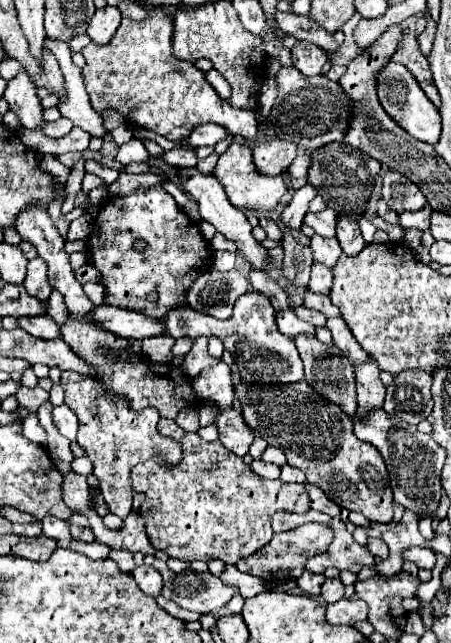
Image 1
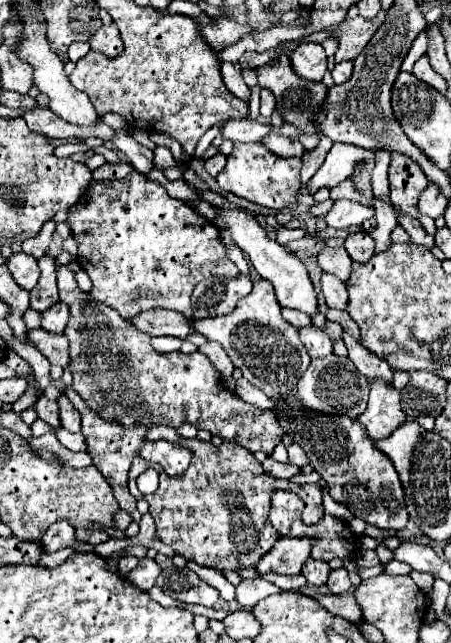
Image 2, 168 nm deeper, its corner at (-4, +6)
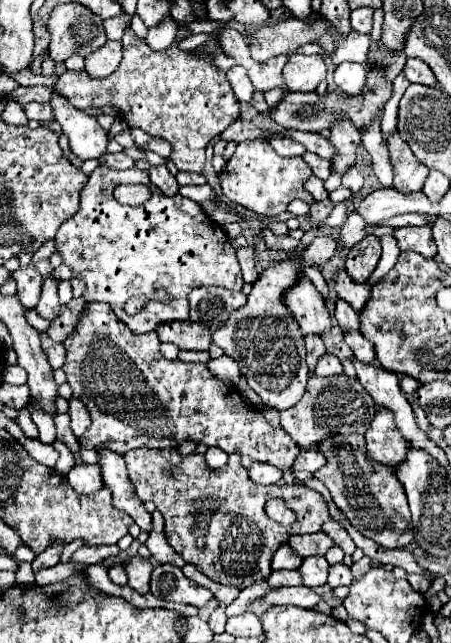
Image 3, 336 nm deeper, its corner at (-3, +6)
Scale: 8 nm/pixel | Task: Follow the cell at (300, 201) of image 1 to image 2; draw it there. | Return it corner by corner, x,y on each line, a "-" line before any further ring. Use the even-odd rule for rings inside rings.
333,143
331,151
327,153
325,163
321,165
321,169
309,179
309,183
305,185
309,189
309,193
317,193
321,187
335,187
341,181
345,181
347,177
353,175
355,165
363,159
373,157
373,151
367,149
357,149
355,145
341,145
341,143

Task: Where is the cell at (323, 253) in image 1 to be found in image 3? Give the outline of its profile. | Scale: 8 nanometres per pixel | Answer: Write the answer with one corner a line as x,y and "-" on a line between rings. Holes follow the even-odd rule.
344,271
338,273
338,281
336,281
336,291
340,295
340,299
344,299
346,303
350,303
350,307
356,313
362,313
368,299
370,299
370,285
356,285

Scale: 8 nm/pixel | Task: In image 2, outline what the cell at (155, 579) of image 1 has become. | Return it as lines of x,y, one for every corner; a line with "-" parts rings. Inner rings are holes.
145,557
145,559
141,559
139,565
127,575
127,579
131,579
139,589
149,591
149,589
155,585
155,579
159,577
159,573
161,573
161,567
159,567
153,559

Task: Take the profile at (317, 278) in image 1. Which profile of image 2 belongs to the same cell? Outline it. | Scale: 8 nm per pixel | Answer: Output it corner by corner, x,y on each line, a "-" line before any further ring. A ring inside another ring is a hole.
321,273
321,291
325,295
327,307
345,309
347,307
347,289
341,279
331,273

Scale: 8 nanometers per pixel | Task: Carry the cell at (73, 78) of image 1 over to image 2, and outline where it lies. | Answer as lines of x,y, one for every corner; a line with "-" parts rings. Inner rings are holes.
125,129
115,131
113,135
113,145
123,153
123,157
139,171
147,173
153,167
153,151
139,145

